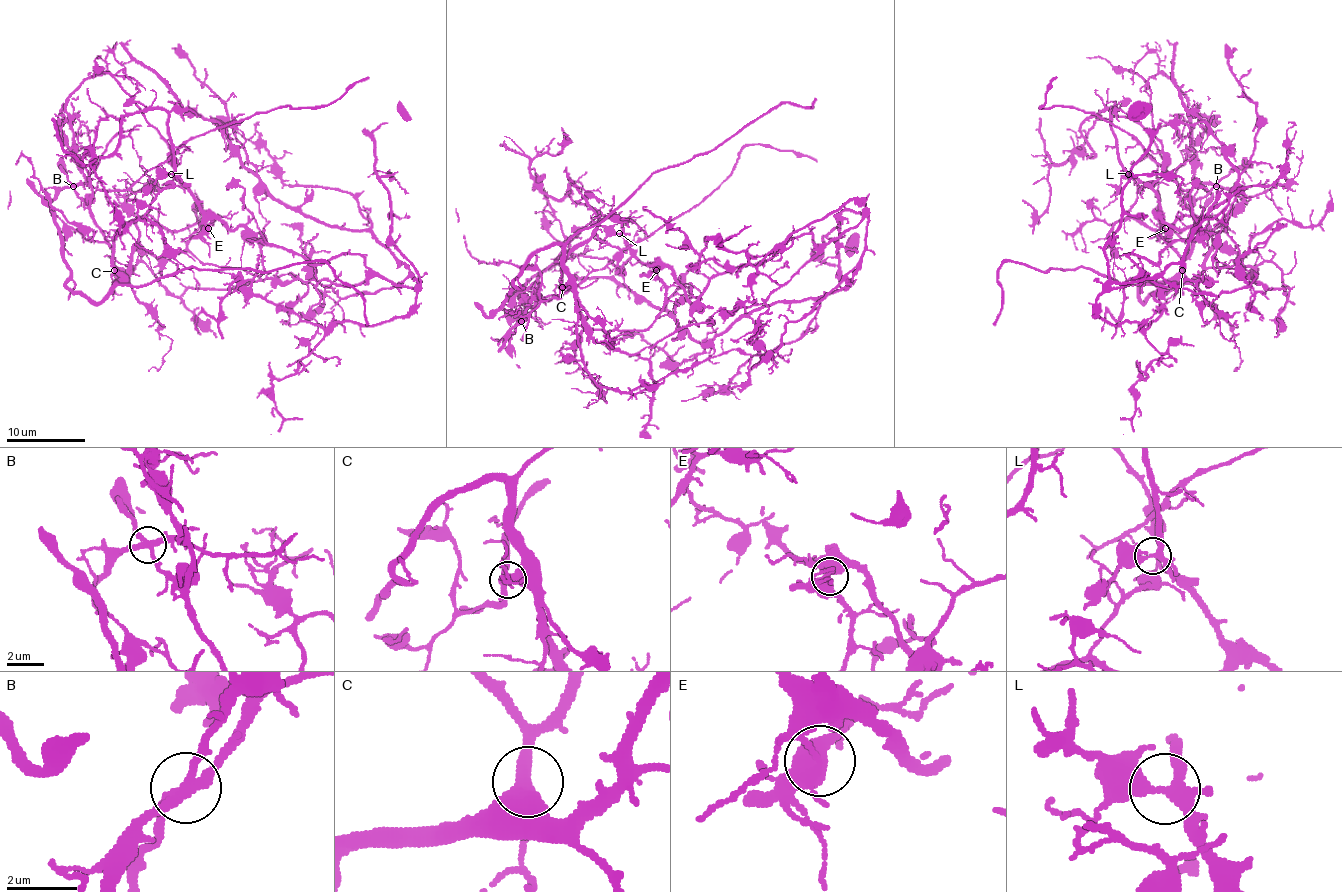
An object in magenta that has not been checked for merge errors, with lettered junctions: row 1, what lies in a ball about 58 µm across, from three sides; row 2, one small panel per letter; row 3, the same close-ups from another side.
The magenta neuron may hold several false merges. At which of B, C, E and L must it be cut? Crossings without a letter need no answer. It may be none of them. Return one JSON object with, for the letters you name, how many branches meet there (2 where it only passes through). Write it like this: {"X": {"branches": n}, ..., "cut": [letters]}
{"B": {"branches": 4}, "E": {"branches": 4}, "cut": ["B", "E"]}

